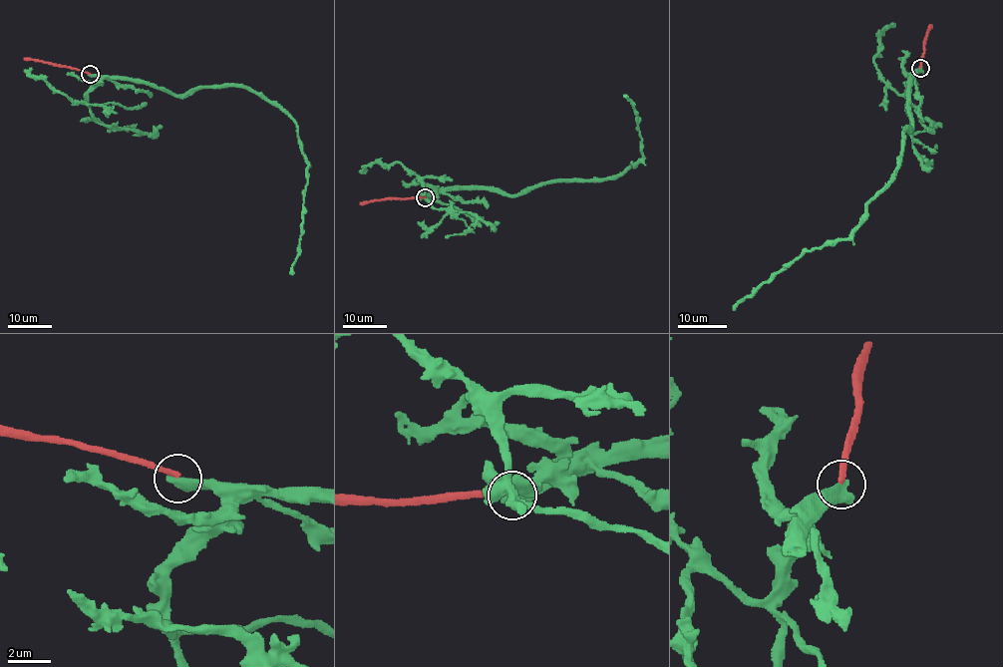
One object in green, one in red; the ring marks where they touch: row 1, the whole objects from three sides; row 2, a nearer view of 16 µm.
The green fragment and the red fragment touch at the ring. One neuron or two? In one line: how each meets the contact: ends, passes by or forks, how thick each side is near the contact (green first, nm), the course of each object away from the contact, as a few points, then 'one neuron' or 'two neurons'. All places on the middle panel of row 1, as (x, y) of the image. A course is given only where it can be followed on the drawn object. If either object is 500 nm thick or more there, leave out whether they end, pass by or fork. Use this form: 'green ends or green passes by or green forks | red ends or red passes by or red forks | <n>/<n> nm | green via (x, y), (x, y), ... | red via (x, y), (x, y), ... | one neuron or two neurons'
600/240 nm | green via (426, 197), (445, 190), (479, 188), (522, 194), (549, 182), (614, 176), (642, 158), (637, 114), (626, 96) | red via (426, 197), (360, 204) | two neurons

